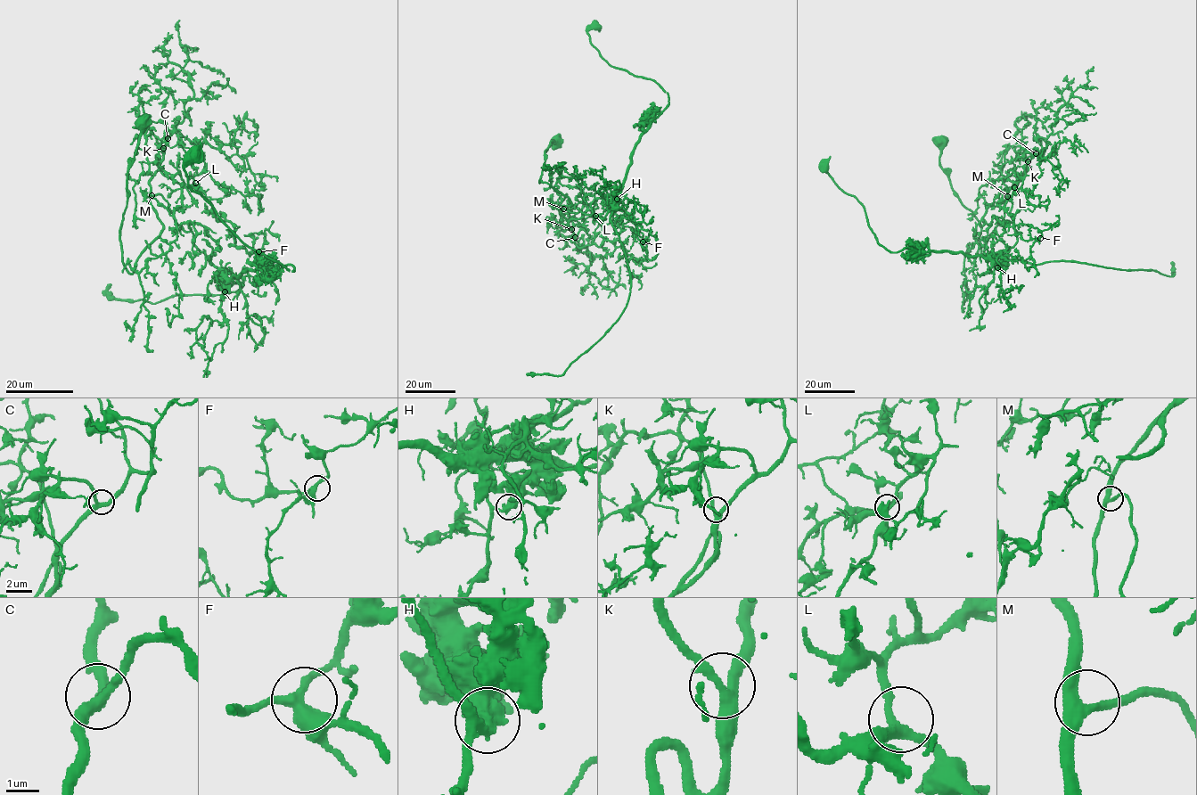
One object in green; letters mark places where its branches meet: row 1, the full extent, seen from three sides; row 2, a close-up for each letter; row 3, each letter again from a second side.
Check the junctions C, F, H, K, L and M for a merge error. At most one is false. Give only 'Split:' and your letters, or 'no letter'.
Split: H

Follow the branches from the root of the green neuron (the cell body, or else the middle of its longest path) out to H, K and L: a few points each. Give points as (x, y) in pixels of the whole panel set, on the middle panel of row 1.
H: (557, 140), (545, 150), (539, 183), (545, 182), (569, 199), (571, 204), (564, 208), (602, 218), (617, 199)
K: (557, 140), (545, 150), (539, 183), (545, 182), (569, 199), (571, 204), (561, 207), (561, 215), (571, 229)
L: (557, 140), (545, 150), (539, 183), (569, 199), (571, 204), (561, 211), (568, 220), (587, 209), (595, 216)

